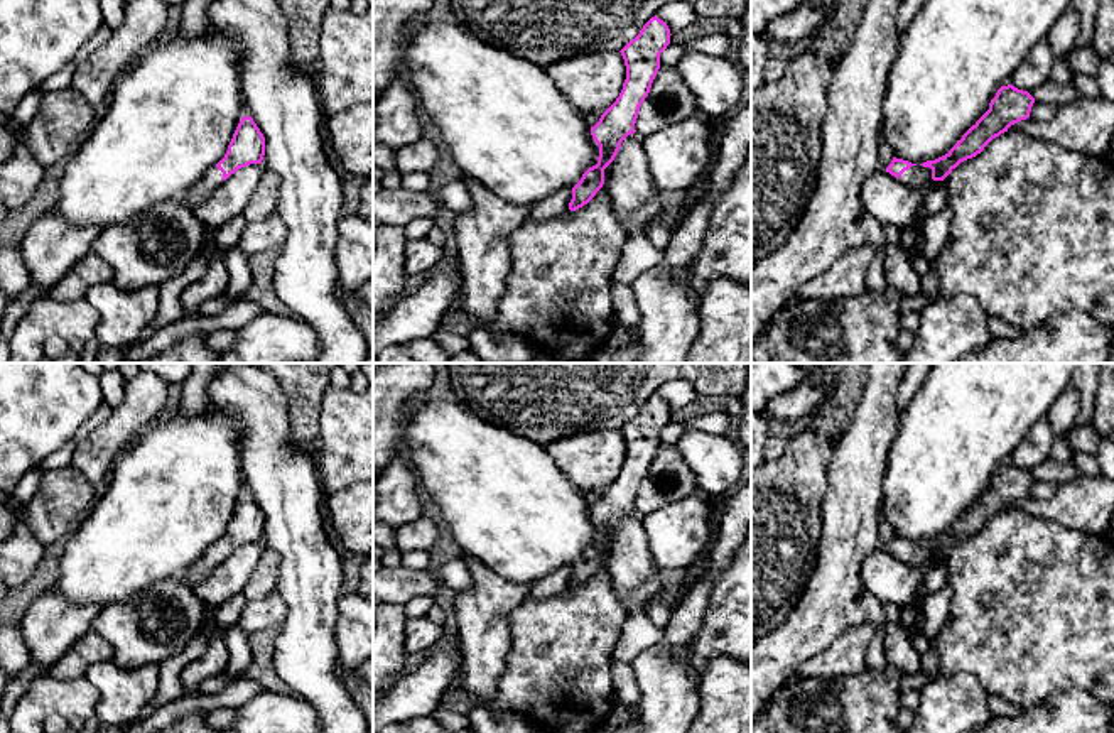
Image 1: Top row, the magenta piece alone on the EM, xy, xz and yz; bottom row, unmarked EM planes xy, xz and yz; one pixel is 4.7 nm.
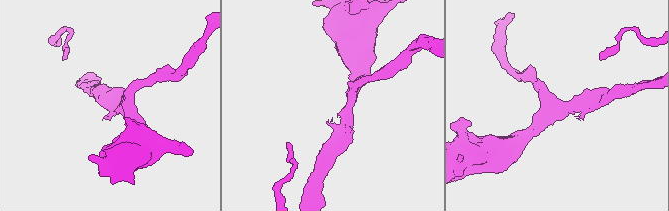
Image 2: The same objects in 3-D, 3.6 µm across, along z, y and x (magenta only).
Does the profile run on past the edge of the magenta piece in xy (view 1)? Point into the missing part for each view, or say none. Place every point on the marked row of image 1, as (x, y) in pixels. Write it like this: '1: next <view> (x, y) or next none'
1: next xy (215, 176)

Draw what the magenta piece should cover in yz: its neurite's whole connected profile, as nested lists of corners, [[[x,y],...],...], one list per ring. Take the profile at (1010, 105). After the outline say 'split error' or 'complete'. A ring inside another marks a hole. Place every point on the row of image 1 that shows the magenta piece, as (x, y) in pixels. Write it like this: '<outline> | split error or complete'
[[[1013,84],[1001,86],[989,103],[989,110],[962,135],[942,157],[920,166],[893,157],[886,172],[910,187],[928,187],[928,182],[944,181],[960,162],[976,157],[984,147],[1008,128],[1030,118],[1035,98]]] | split error

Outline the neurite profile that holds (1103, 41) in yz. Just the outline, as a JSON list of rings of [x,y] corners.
[[[1099,0],[1090,46],[1099,59],[1114,54],[1114,0]]]

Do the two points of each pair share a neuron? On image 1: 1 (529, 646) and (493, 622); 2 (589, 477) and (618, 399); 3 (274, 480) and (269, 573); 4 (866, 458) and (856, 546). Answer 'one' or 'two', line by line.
1: two
2: two
3: two
4: one

